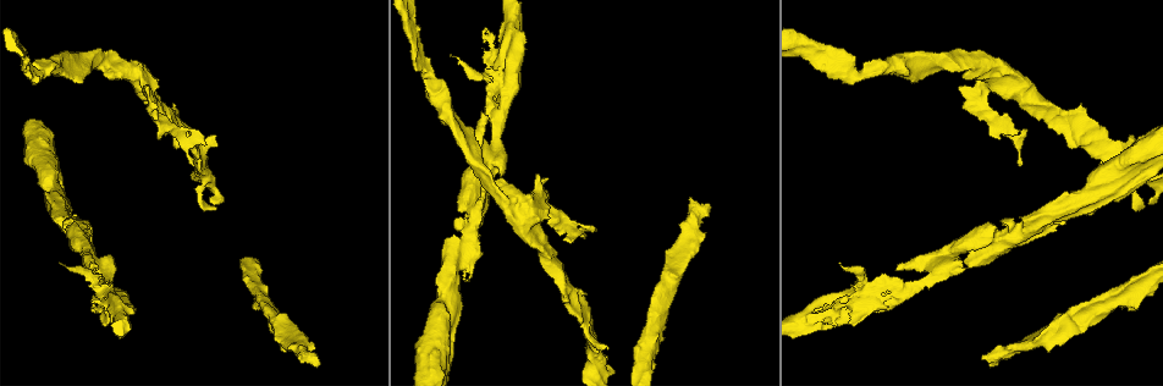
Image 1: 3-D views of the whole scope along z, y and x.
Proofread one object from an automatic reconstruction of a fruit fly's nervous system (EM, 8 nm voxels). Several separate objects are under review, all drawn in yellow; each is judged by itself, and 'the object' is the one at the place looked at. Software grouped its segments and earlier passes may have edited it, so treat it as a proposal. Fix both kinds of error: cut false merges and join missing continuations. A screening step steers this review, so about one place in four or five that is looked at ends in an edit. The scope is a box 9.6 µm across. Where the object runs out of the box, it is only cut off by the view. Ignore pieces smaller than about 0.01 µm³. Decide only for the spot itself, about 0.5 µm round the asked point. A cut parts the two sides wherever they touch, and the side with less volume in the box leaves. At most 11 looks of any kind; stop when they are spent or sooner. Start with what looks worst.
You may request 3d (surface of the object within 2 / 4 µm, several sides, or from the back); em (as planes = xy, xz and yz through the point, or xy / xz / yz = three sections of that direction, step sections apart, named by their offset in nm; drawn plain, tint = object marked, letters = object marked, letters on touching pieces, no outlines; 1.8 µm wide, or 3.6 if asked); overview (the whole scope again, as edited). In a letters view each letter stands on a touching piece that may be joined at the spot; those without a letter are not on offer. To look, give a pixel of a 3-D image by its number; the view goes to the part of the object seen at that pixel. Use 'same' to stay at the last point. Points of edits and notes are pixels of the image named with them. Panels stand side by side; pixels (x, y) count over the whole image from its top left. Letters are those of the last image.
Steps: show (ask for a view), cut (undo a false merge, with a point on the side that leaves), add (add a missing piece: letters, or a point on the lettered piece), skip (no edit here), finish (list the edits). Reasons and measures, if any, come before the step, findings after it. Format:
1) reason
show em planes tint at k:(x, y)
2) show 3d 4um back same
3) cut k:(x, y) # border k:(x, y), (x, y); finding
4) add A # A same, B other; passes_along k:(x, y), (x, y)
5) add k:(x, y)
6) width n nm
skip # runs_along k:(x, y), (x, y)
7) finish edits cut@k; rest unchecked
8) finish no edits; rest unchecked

branch stops here
show em 3.6um planes tint at 1:(253, 309)

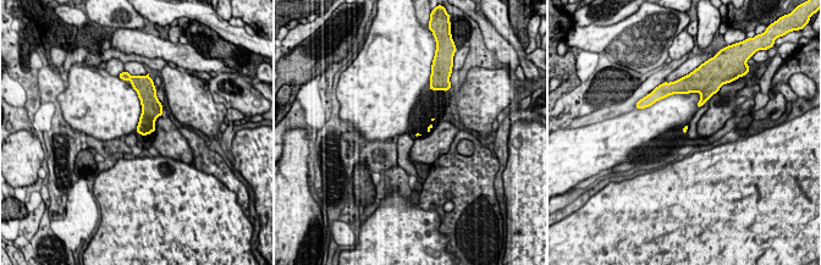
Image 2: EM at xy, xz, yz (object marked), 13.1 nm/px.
show em 3.6um planes letters same

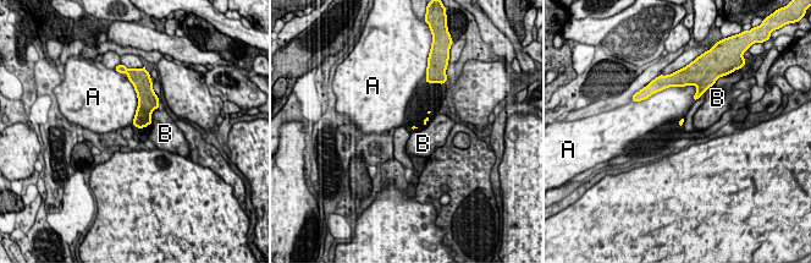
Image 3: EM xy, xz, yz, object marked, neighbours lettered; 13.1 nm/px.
skip # A other, B other; border 3:(133, 86), (137, 109), (131, 122); none of them fits

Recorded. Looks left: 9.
three-way junction
show em planes tint at 1:(420, 61)

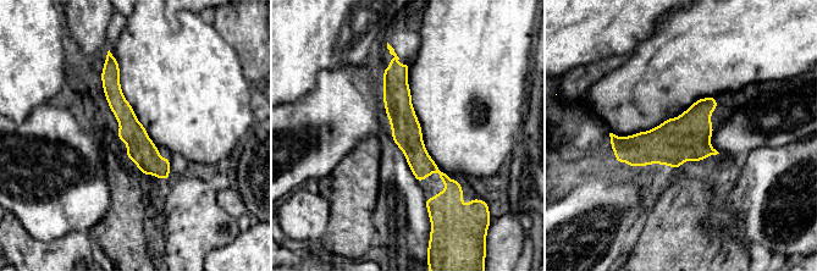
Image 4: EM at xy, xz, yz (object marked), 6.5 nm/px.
show em planes letters same

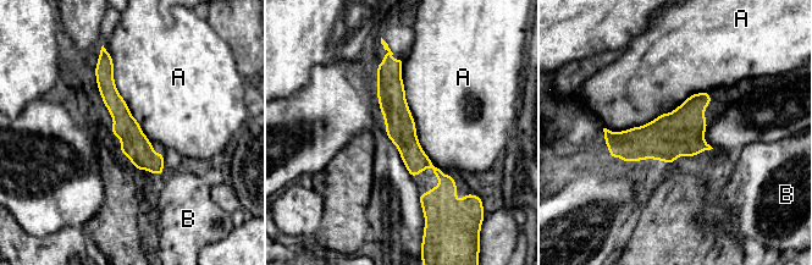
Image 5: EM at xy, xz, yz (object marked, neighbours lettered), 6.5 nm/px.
width 190 nm
skip # A other, B other; border 5:(401, 73), (418, 142), (451, 175); continuous, no second neuron

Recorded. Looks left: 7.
thin end
show 3d 4um at 1:(958, 89)

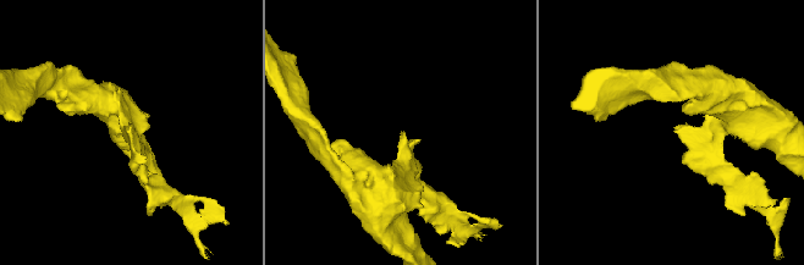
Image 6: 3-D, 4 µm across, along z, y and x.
shape alone is not enough
show em 3.6um planes plain at 6:(677, 130)

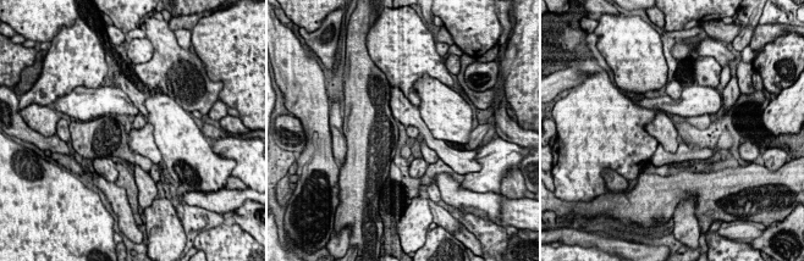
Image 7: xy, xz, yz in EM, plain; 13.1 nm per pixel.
see the neighbours
show em 3.6um planes letters same

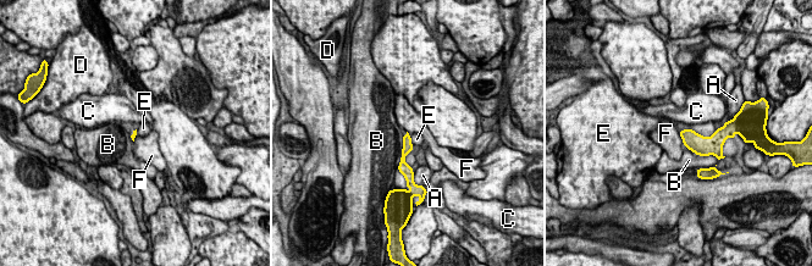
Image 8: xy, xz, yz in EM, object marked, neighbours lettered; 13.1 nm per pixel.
skip # A other, B other, C other, D other, E other, F other; runs_along 8:(407, 136), (406, 170); no lettered piece goes on from it

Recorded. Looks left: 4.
free end
show 3d 4um at 1:(313, 342)

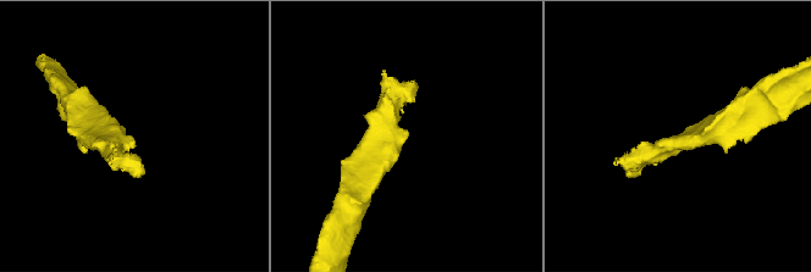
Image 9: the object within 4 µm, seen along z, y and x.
need the tissue
show em xz step 16 tint at 9:(130, 139)

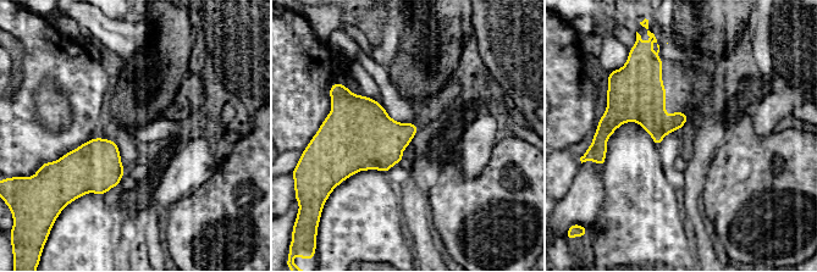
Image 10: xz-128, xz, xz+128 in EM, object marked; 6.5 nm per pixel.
show em xz step 16 letters same

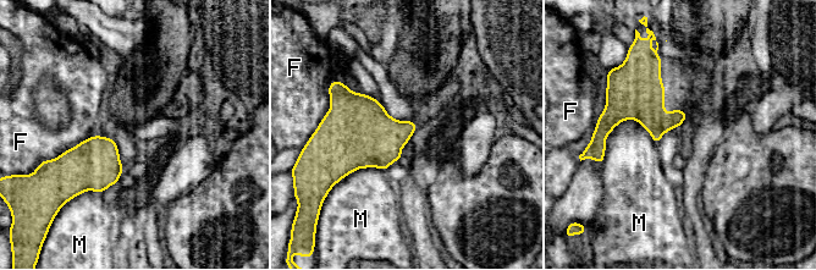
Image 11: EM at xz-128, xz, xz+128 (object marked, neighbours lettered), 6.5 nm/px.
skip # F other, M other; no lettered piece goes on from it

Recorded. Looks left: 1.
finish no edits; rest unchecked

